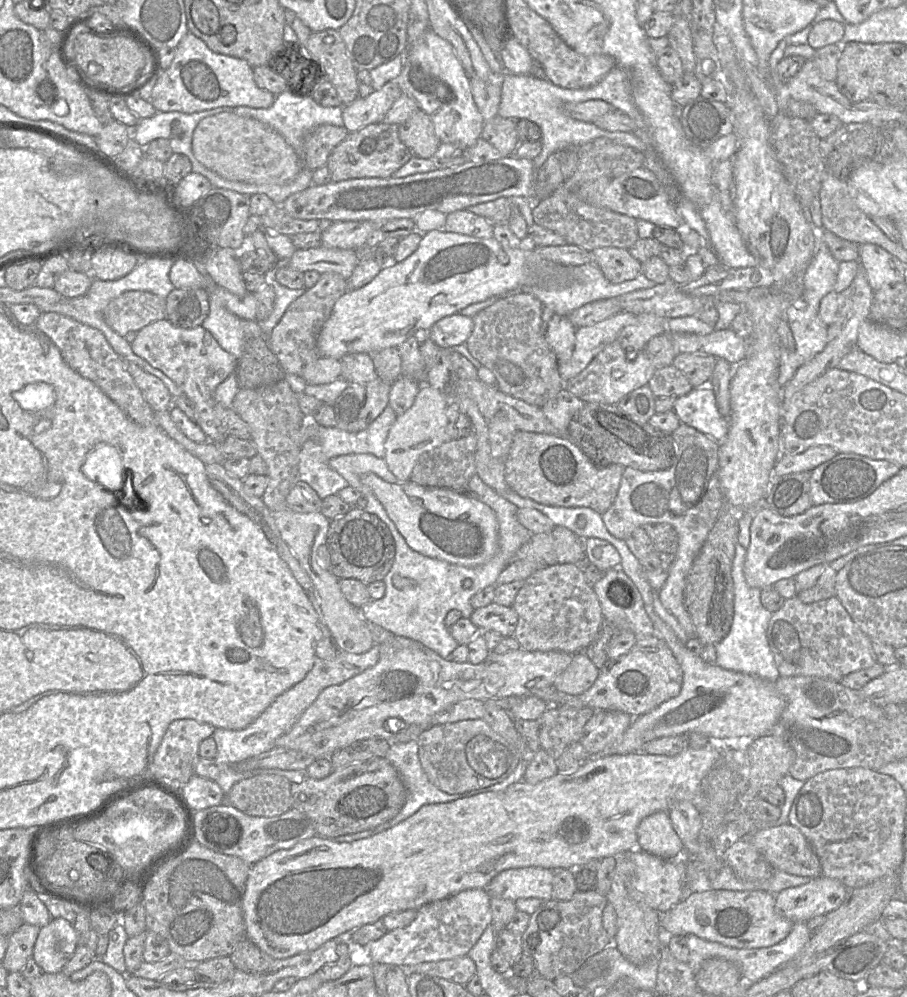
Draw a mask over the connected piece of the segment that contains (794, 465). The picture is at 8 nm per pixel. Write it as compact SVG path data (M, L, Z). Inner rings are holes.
M826 445L813 446L800 454L781 453L773 469L773 477L812 471L820 464L832 459L838 452Z

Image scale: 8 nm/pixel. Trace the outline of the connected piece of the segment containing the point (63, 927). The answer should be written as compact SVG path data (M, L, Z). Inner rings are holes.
M53 918L40 929L32 957L44 973L58 973L72 958L76 947L73 924L63 918Z

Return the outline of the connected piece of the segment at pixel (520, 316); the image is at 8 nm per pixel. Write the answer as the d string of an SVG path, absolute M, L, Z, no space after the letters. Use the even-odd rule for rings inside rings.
M526 292L499 299L472 317L473 330L465 343L471 355L493 372L501 392L537 407L566 389L544 333L543 307L538 298Z

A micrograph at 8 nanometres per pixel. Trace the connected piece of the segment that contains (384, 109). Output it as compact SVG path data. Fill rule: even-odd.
M399 80L385 83L380 90L374 91L367 97L358 97L352 103L343 106L343 127L350 133L357 131L369 124L381 122L393 103L403 94Z

